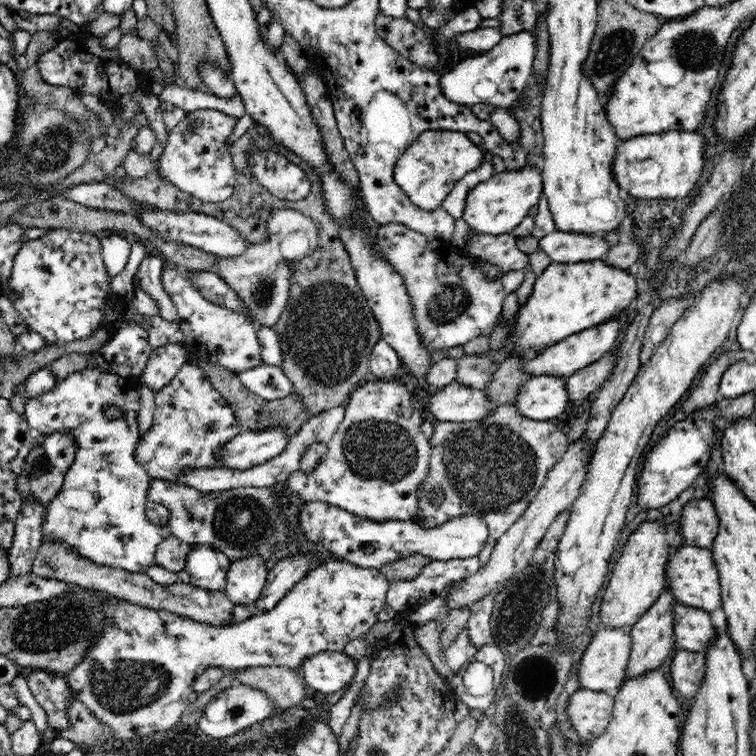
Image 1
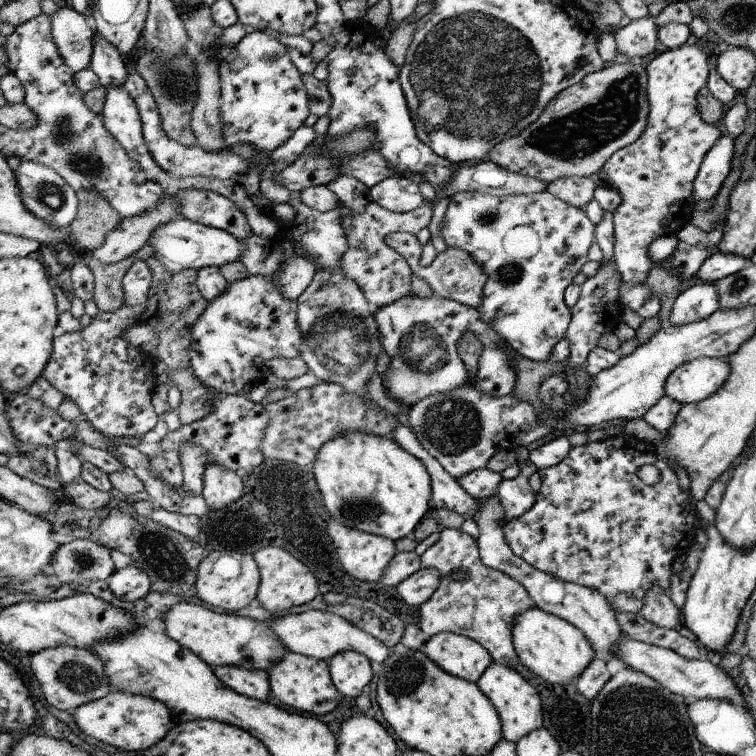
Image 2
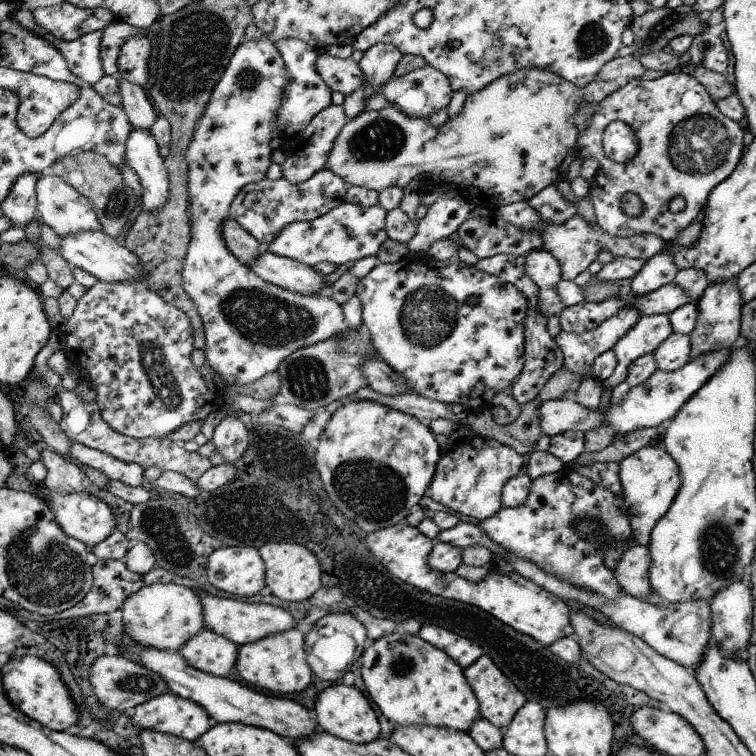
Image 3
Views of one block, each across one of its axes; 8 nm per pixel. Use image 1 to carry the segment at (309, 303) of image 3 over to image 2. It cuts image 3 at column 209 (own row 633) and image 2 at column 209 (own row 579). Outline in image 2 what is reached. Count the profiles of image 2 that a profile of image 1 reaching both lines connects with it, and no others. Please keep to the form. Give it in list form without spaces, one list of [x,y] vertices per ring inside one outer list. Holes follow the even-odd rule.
[[[254,274],[231,282],[218,298],[206,302],[204,312],[194,322],[189,350],[190,369],[206,388],[213,388],[217,392],[230,395],[243,395],[246,384],[261,381],[268,375],[269,370],[266,367],[268,360],[300,357],[300,346],[304,336],[298,328],[299,320],[296,316],[298,302],[284,298],[280,288],[270,278],[278,276]]]

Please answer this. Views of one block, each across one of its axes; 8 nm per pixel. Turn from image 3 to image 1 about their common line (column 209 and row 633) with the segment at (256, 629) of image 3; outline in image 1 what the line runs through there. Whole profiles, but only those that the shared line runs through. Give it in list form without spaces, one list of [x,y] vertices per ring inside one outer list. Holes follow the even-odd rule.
[[[601,625],[582,654],[578,665],[578,680],[582,689],[604,692],[616,696],[625,681],[625,672],[630,658],[631,636],[624,628],[608,628]]]

